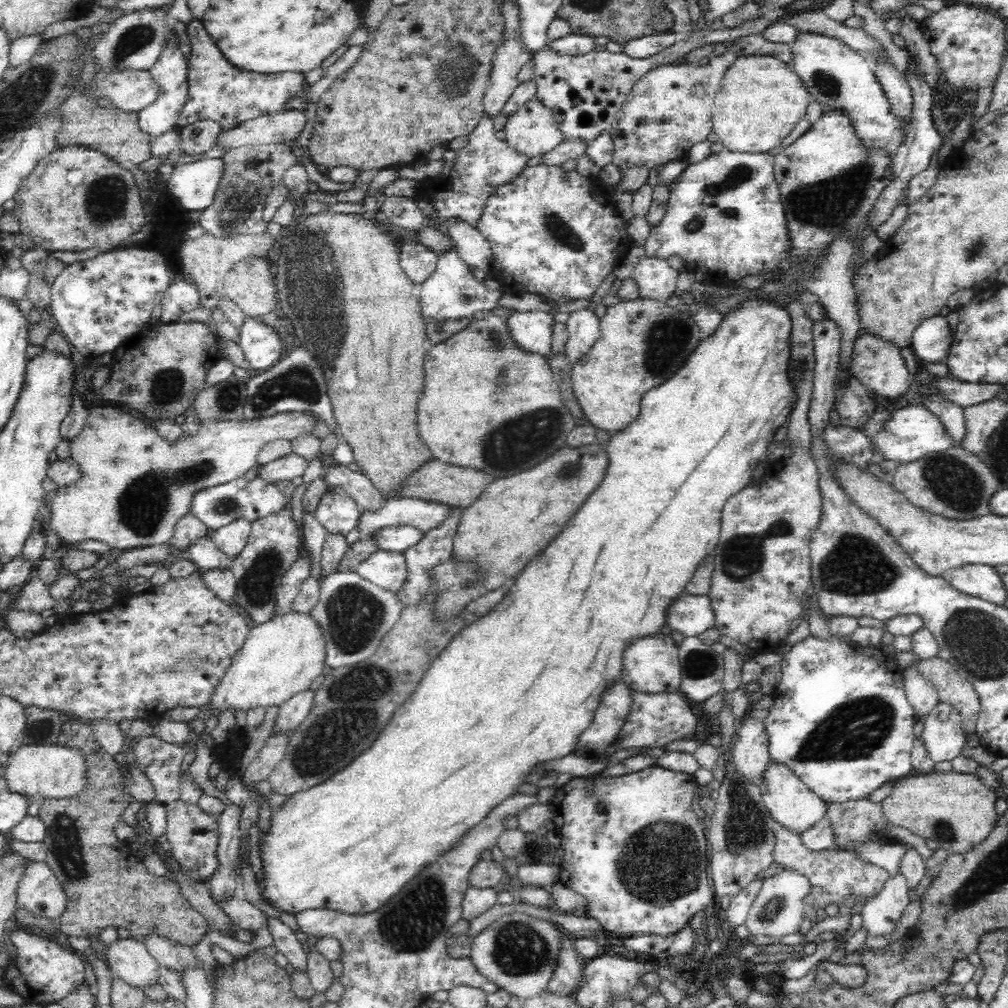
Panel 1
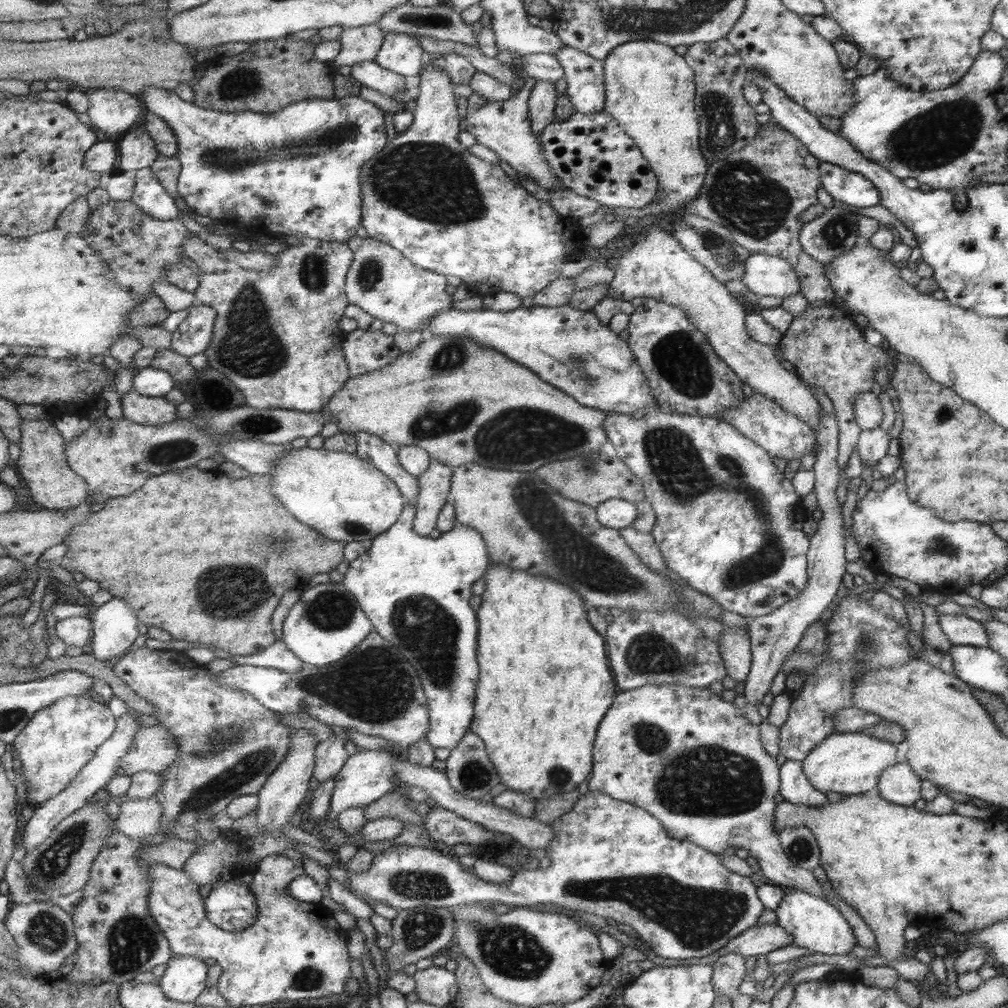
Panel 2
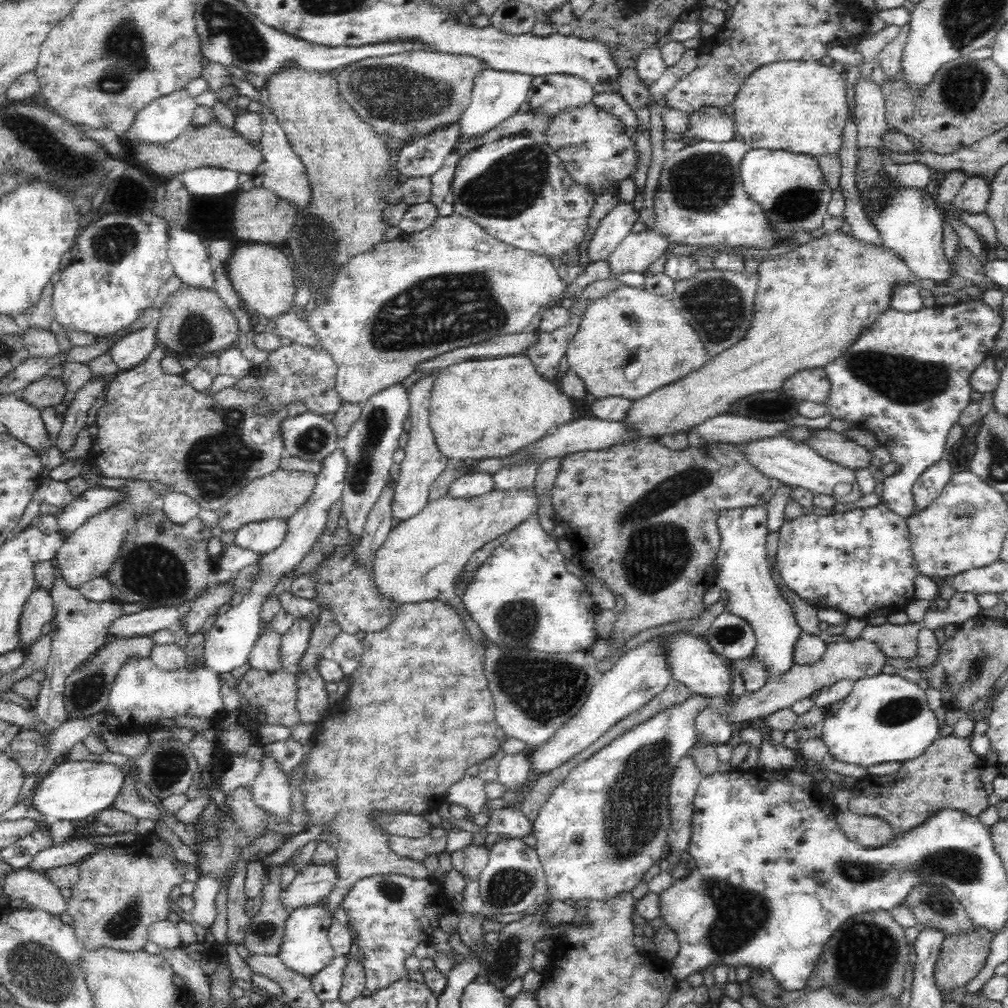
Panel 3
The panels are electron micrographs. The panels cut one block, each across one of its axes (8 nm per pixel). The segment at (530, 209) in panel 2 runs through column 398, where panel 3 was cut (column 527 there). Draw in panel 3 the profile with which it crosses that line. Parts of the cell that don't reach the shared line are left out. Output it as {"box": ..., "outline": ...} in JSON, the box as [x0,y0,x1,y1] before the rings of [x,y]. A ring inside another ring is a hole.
{"box":[450,134,596,260],"outline":[[[518,134],[512,138],[502,138],[496,144],[482,146],[462,156],[460,164],[456,166],[450,200],[454,202],[456,214],[480,224],[490,236],[506,242],[508,246],[540,252],[550,260],[562,258],[568,250],[582,244],[584,230],[588,228],[590,214],[596,204],[594,194],[572,184],[568,174],[562,170],[560,158],[556,158],[554,152],[544,146],[544,140],[538,134]]]}

